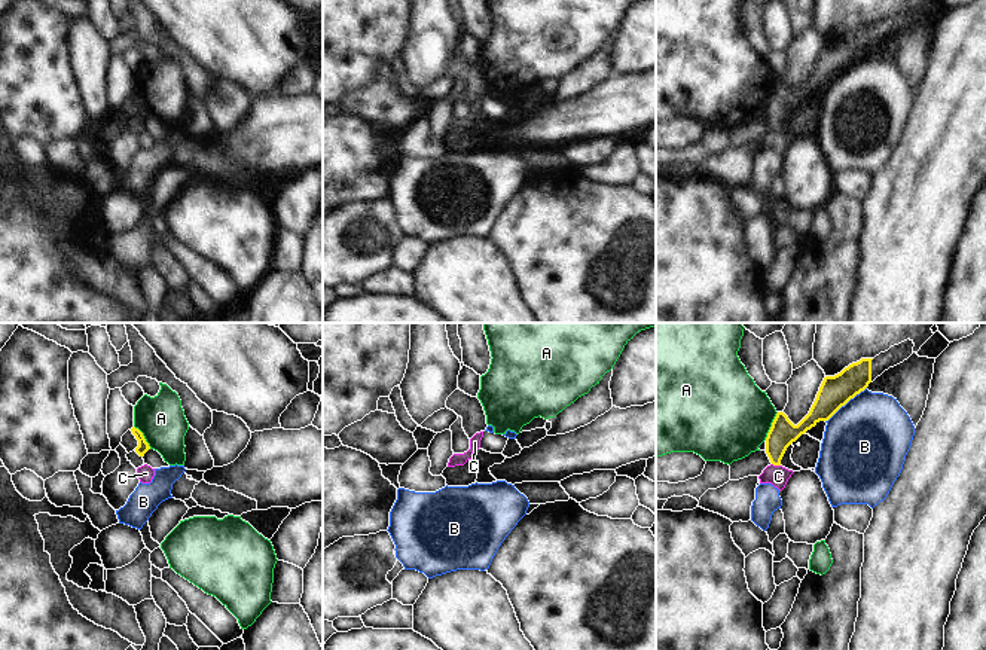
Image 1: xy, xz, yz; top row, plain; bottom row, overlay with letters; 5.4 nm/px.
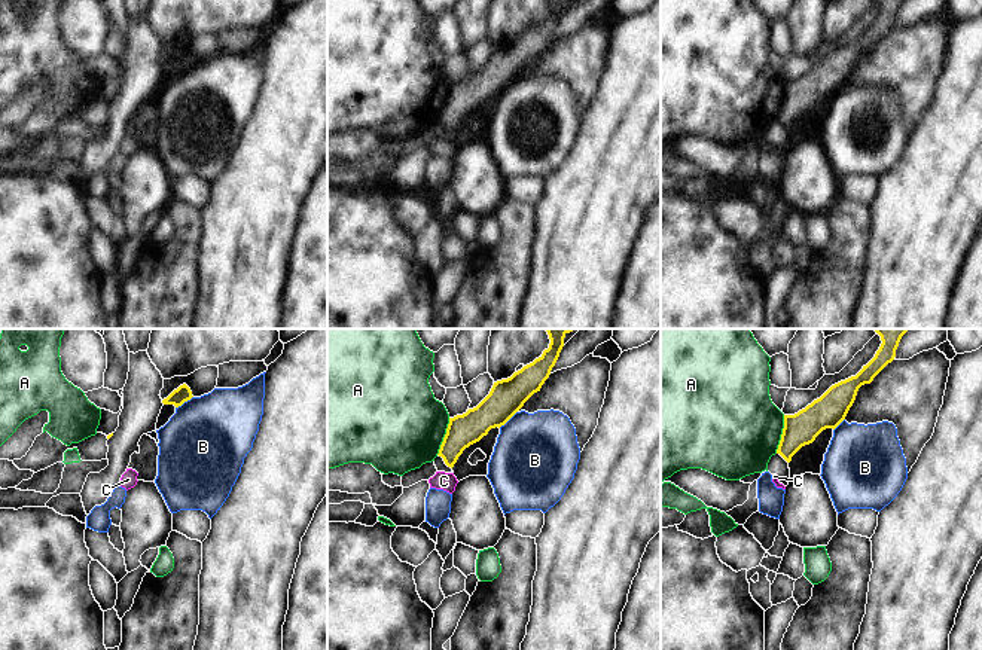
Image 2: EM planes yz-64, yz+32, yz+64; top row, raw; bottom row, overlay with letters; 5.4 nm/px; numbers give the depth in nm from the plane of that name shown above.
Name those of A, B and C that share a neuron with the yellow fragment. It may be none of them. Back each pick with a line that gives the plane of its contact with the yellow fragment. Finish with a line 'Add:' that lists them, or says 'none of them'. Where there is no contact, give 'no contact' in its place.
Add: none of them

